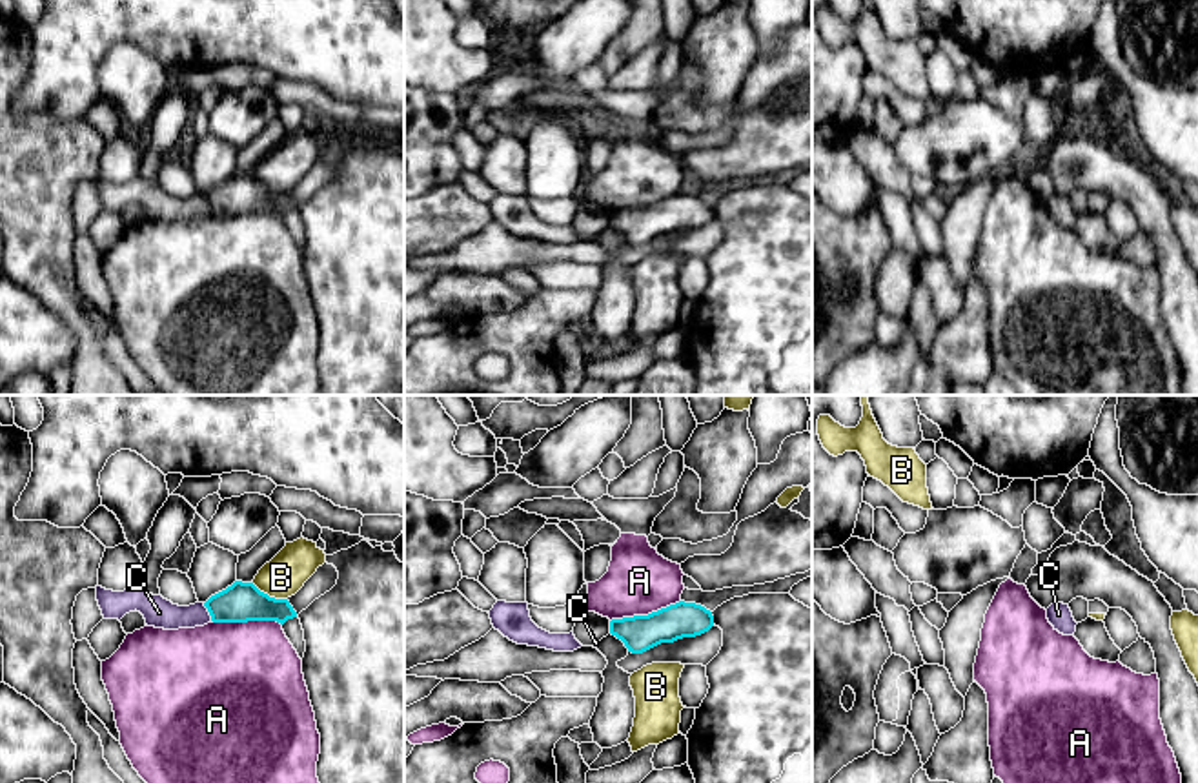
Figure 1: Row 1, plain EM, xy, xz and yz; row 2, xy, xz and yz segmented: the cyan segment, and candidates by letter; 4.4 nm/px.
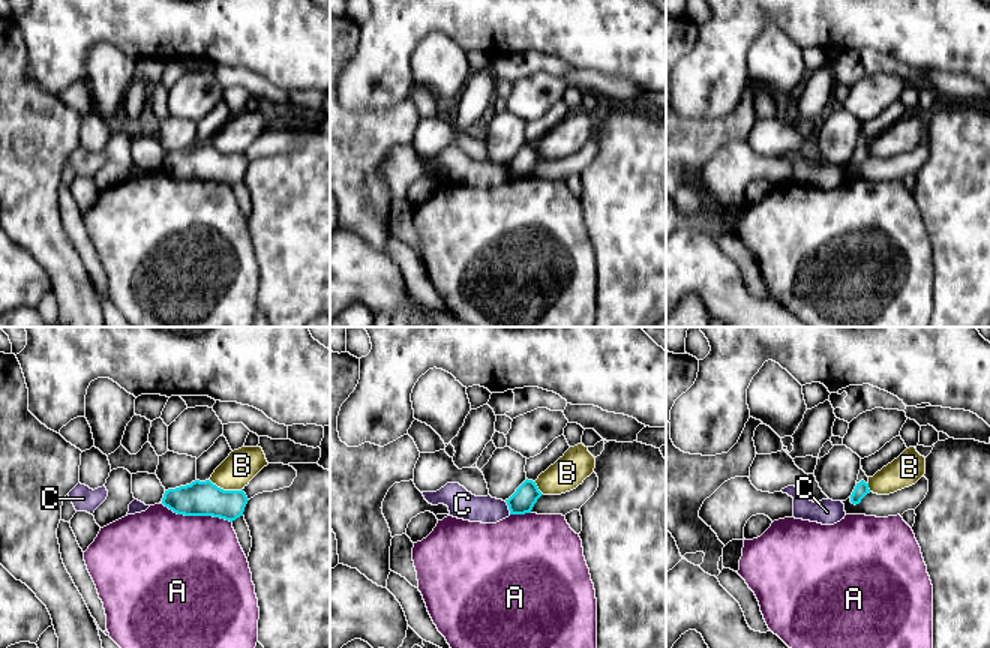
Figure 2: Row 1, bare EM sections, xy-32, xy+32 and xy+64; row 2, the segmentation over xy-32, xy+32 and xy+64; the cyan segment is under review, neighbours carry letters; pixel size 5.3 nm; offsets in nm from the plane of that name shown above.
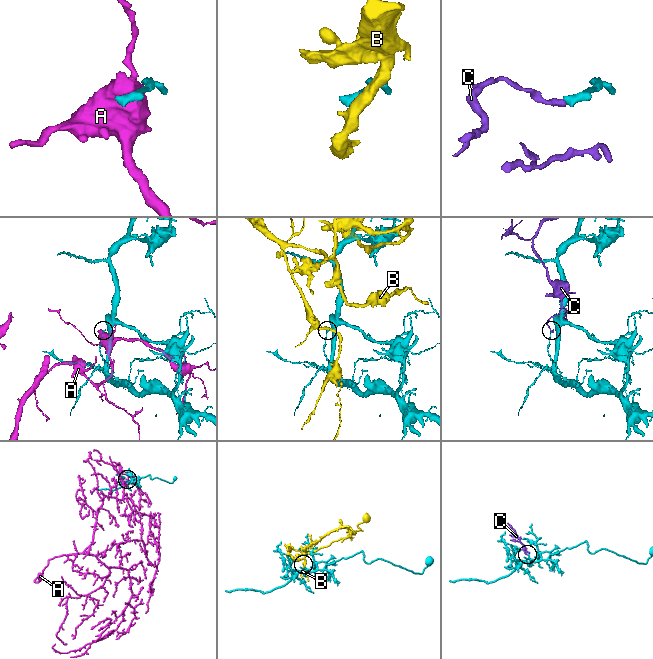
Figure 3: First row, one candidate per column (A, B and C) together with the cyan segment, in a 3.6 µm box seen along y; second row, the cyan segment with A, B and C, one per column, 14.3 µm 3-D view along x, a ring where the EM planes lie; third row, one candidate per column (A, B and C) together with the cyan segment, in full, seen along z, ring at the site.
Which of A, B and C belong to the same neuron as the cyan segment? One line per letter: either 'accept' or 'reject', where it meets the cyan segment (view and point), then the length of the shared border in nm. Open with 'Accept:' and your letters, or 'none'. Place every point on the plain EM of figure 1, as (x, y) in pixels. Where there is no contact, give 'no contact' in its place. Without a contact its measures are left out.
Accept: none
A: reject; meets cyan in xy at (246, 213); contact 320 nm long
B: reject; meets cyan in xy at (268, 188); contact 180 nm long
C: reject; meets cyan in xy at (208, 203); contact 90 nm long

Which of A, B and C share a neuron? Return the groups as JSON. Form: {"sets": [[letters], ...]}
{"sets": [["A"], ["B"], ["C"]]}

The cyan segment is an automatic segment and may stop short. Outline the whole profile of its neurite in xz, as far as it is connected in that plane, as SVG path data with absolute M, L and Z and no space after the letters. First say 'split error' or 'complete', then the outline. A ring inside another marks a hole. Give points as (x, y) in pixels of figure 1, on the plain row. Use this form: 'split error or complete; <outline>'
complete; M679 193L648 208L610 213L610 226L624 235L628 244L643 246L661 235L695 229L714 219L714 208L701 197Z

